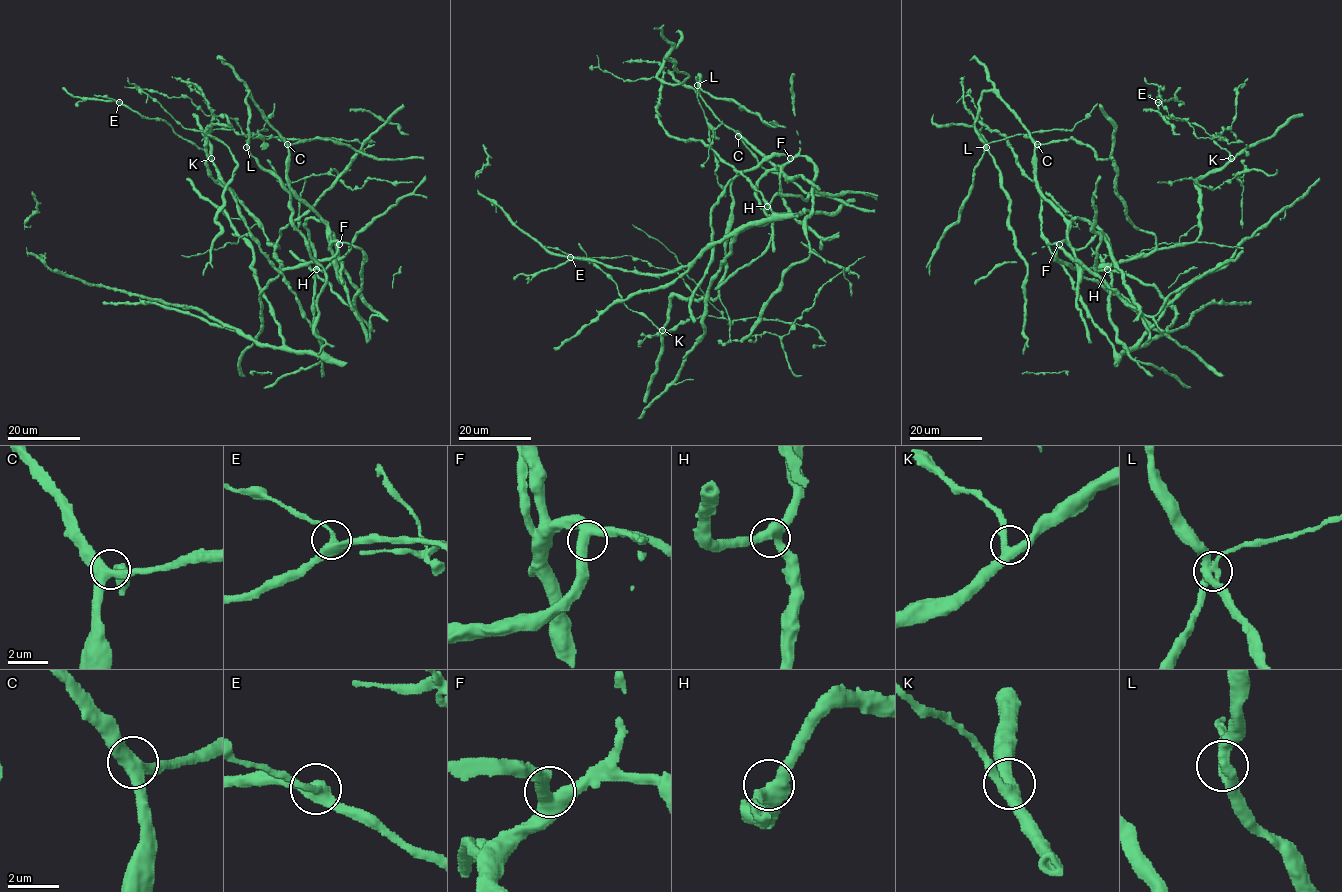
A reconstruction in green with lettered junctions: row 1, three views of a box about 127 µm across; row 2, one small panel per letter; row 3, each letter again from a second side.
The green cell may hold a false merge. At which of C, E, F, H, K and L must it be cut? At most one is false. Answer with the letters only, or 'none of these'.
L

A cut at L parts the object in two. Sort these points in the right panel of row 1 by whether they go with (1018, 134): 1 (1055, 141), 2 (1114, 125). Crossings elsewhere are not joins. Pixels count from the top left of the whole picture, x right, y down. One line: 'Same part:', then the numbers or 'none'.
Same part: none

